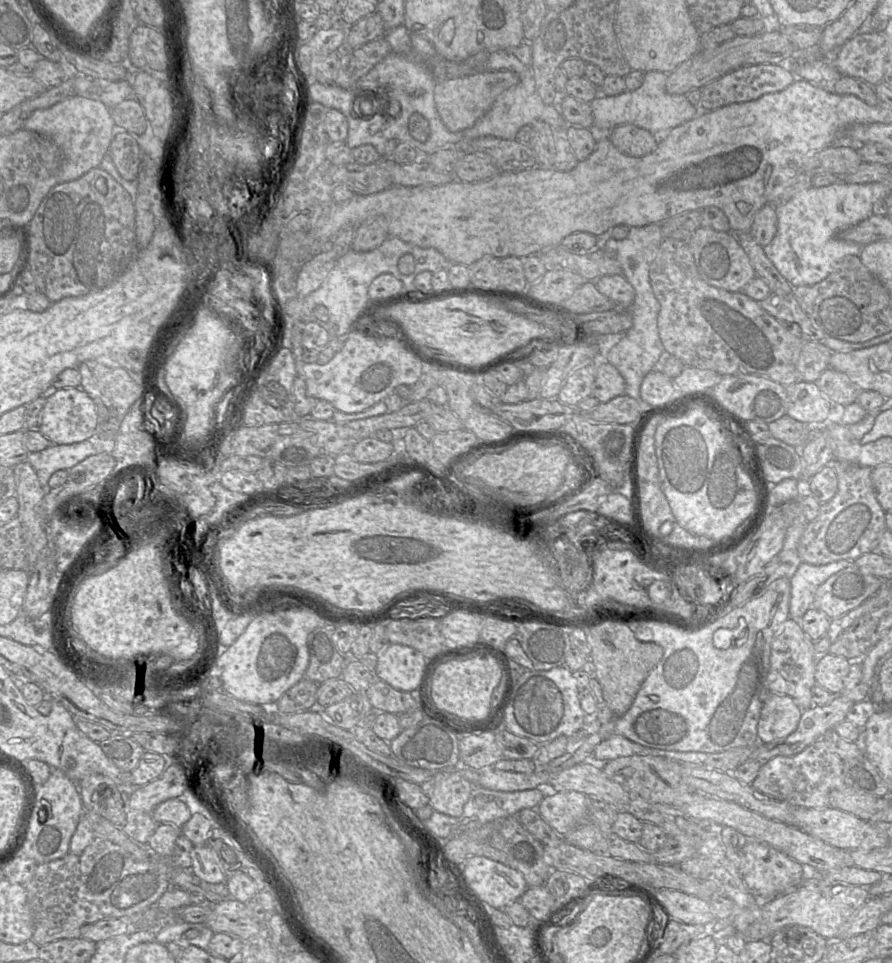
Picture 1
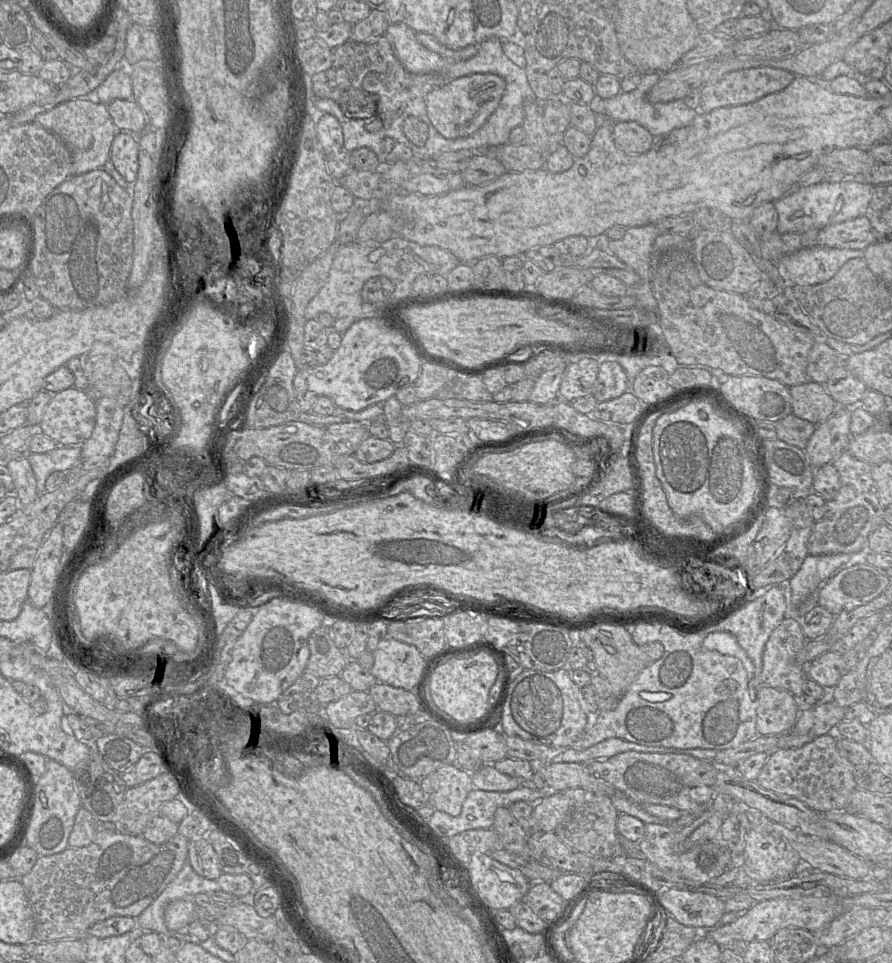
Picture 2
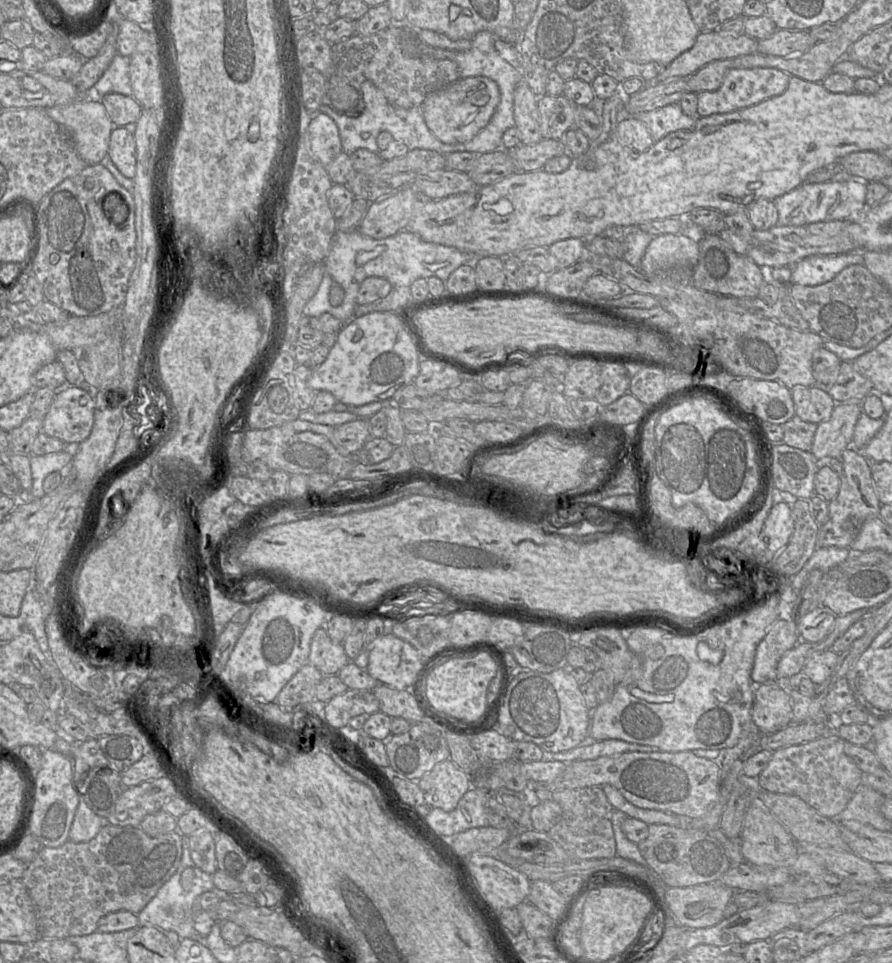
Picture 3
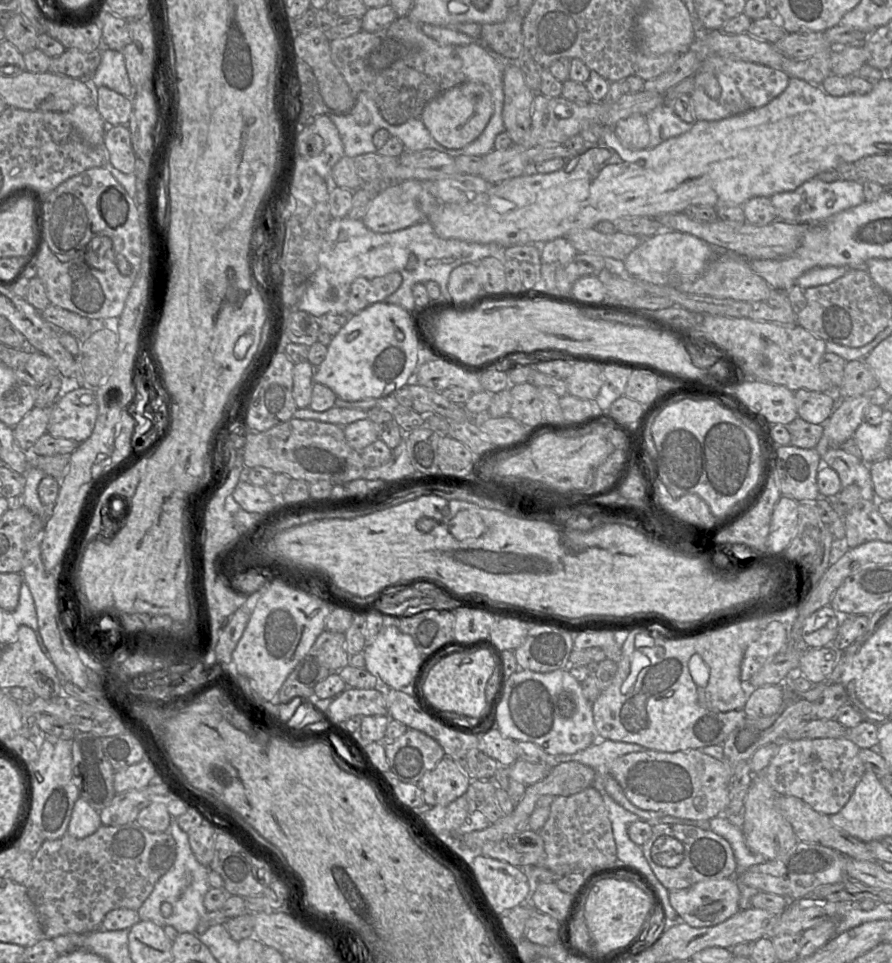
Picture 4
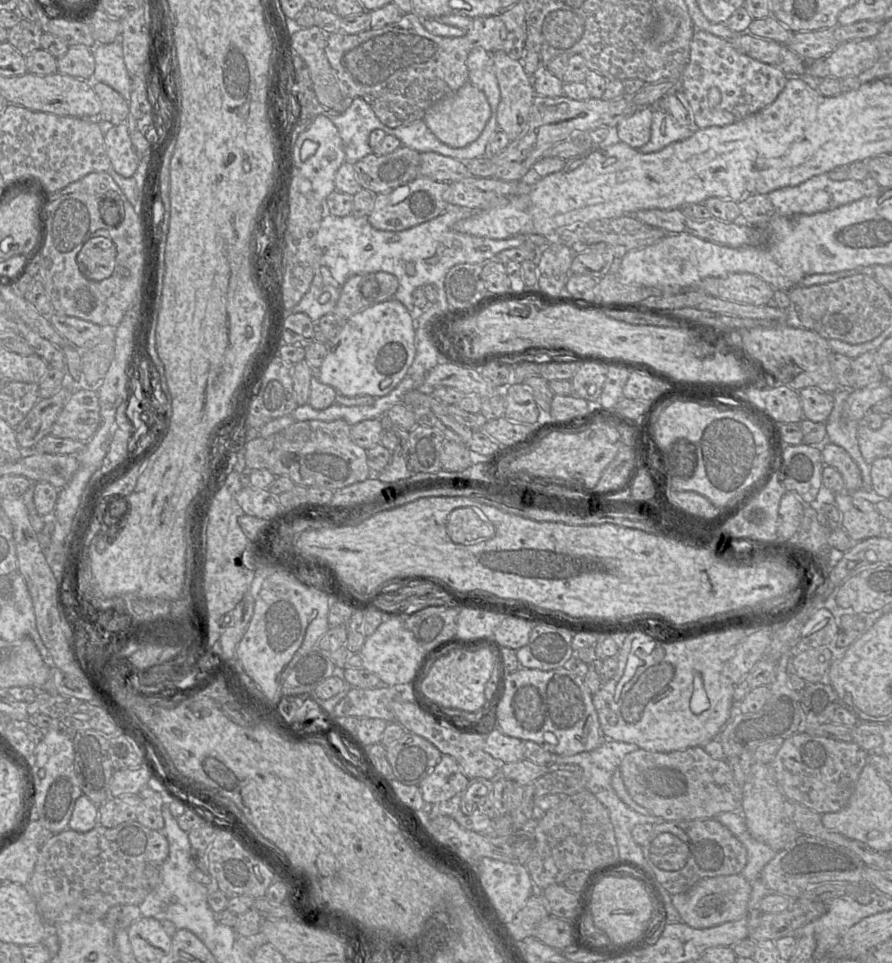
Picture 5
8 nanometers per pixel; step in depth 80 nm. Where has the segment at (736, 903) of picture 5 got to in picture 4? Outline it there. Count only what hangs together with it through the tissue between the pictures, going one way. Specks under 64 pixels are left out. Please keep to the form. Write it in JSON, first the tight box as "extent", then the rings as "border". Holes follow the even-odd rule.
{"extent":[669,877,740,928],"border":[[[734,877],[705,880],[684,889],[669,890],[670,904],[680,921],[697,928],[716,926],[731,918],[740,911],[739,899],[739,884]]]}

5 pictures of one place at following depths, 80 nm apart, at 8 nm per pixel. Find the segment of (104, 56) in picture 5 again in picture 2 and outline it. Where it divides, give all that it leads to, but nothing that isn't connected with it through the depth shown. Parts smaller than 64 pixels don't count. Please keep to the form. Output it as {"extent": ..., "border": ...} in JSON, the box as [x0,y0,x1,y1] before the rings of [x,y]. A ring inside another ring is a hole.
{"extent":[76,67,135,105],"border":[[[117,67],[95,91],[89,93],[87,97],[76,99],[88,99],[93,103],[105,105],[110,104],[116,99],[135,101],[128,67]]]}

